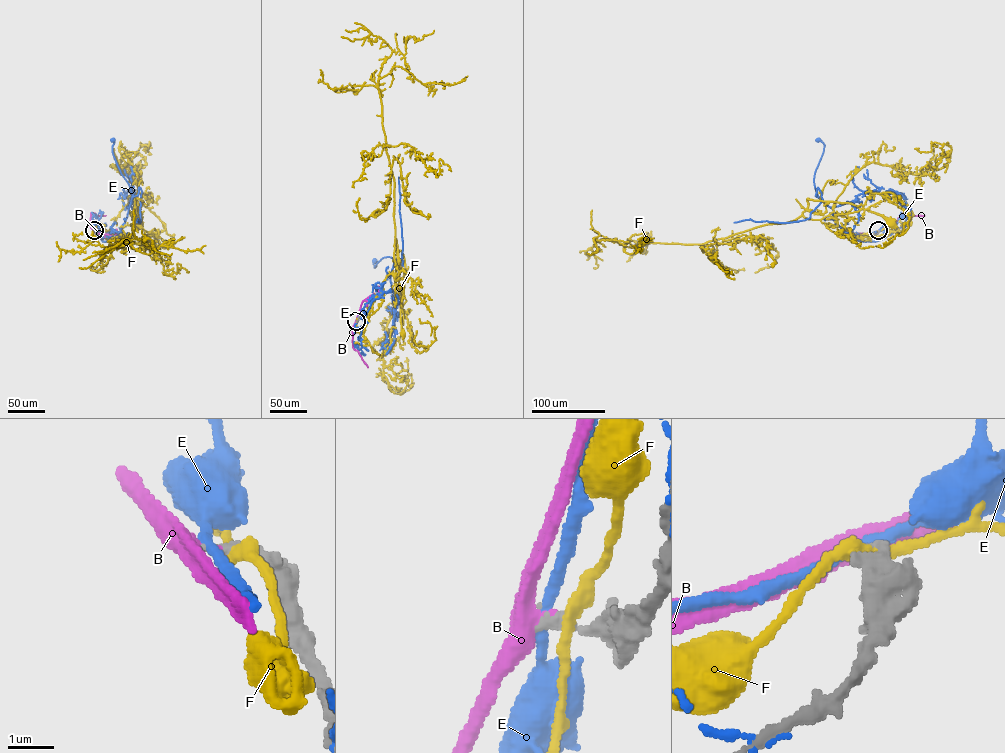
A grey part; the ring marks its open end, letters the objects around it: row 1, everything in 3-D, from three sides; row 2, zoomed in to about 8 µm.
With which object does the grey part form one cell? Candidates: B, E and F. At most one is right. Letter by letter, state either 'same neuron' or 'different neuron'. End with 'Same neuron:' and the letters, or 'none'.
B: same neuron
E: different neuron
F: different neuron
Same neuron: B

